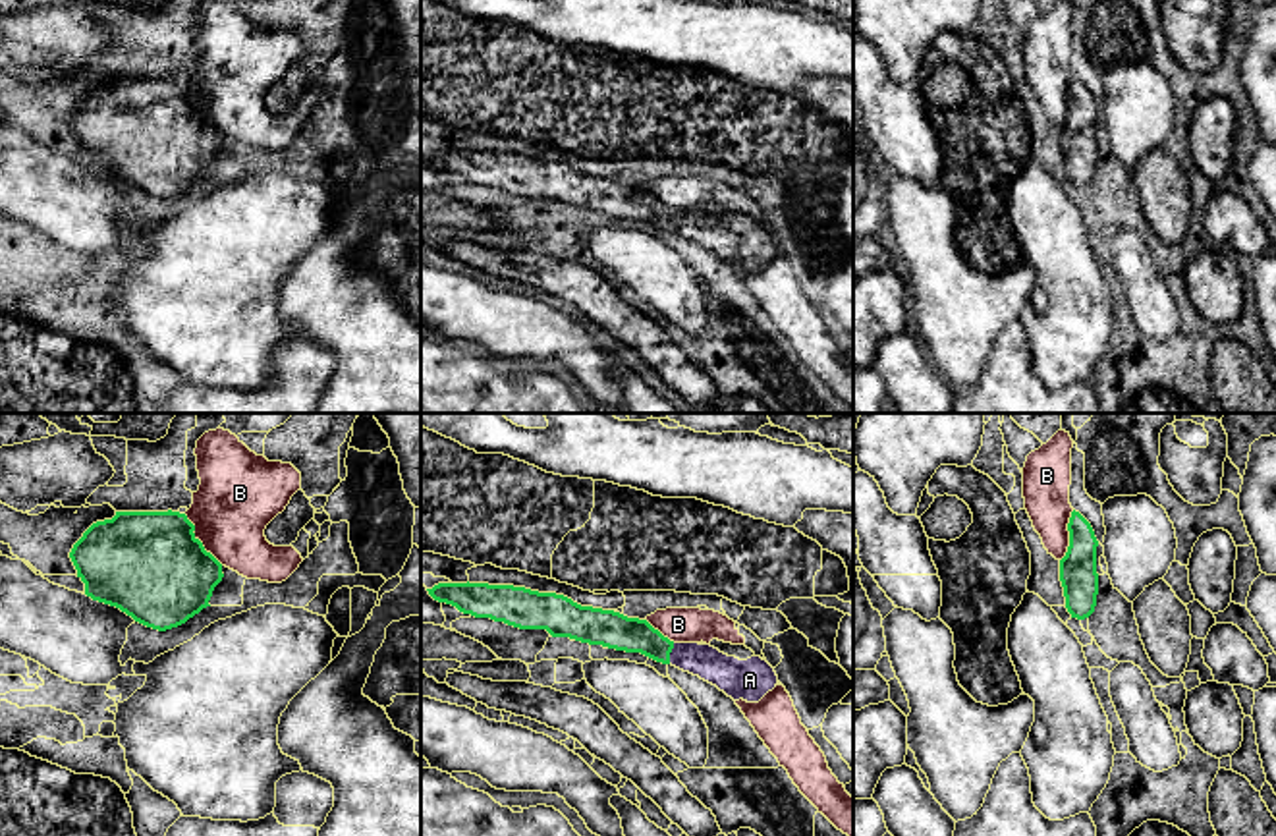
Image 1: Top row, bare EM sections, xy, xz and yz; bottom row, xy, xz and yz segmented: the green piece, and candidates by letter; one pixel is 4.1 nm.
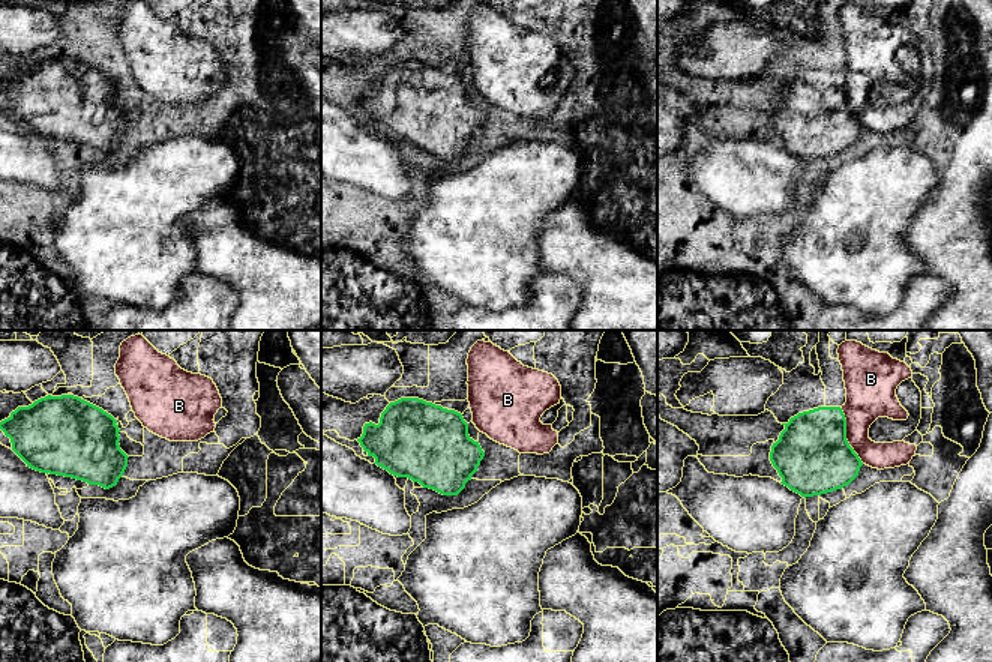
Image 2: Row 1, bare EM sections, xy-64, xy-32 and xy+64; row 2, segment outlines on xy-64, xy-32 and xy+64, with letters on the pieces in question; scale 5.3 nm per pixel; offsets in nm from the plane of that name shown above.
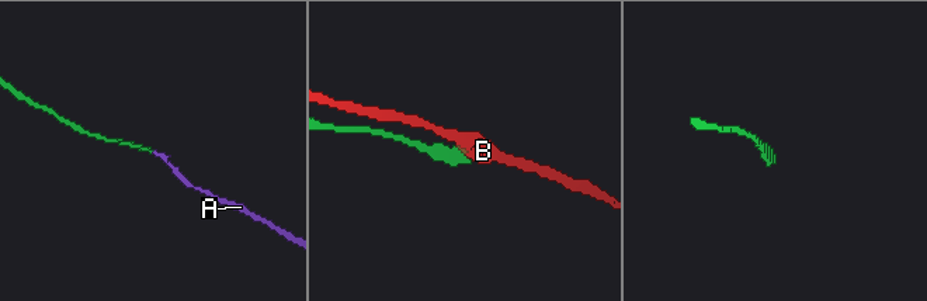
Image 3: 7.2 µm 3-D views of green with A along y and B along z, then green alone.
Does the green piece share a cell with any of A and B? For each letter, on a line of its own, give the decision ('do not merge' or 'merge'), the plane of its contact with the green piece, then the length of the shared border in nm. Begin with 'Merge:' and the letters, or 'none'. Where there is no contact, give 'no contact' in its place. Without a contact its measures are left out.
Merge: A
A: merge; meets green in xz; contact 90 nm long
B: do not merge; meets green in xy; contact 280 nm long

